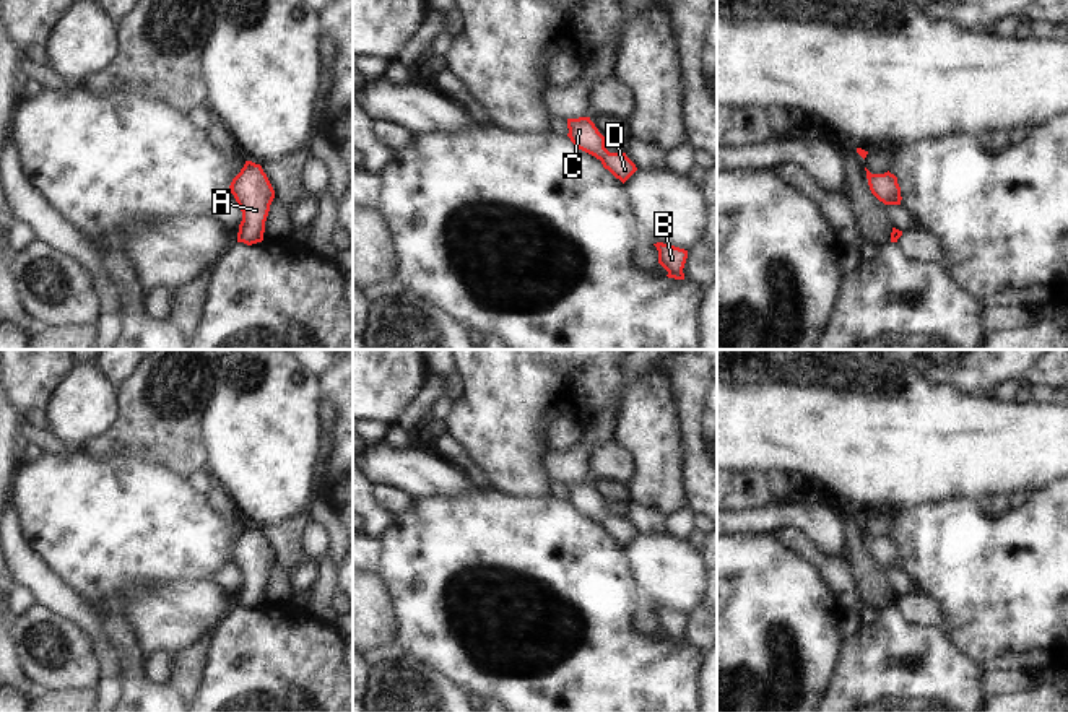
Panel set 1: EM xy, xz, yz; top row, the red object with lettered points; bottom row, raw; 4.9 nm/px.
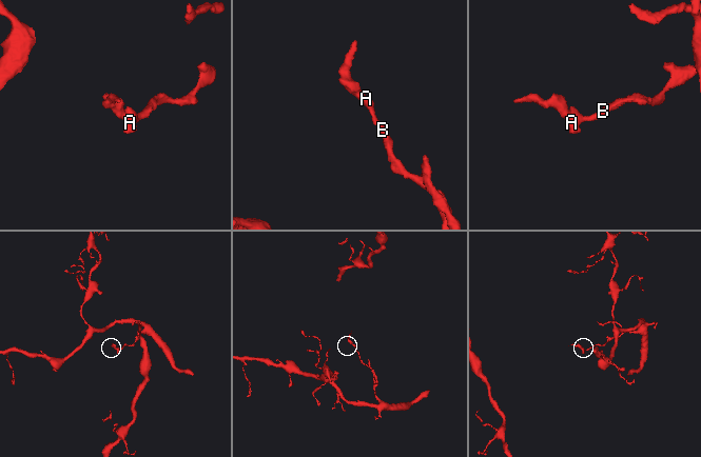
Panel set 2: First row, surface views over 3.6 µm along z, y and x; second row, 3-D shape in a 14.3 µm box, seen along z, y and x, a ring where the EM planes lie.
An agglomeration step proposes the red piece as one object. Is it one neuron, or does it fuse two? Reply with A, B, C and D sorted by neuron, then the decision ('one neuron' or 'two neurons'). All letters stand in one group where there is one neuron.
groups A B C D; one neuron

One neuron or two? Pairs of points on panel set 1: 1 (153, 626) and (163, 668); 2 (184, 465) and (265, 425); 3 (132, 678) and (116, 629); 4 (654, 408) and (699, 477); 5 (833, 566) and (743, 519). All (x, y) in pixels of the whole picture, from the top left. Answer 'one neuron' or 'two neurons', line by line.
1: two neurons
2: two neurons
3: one neuron
4: two neurons
5: two neurons

